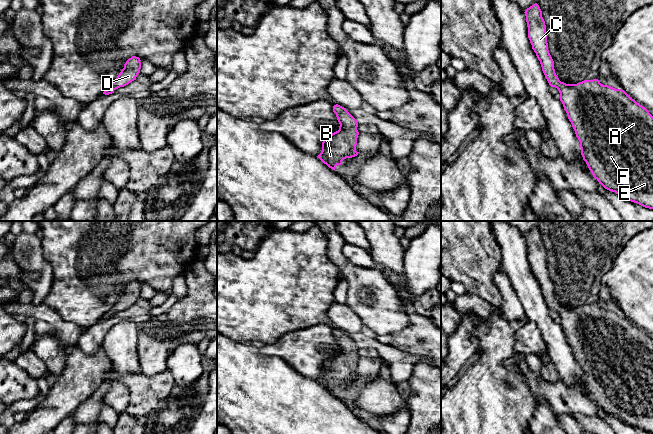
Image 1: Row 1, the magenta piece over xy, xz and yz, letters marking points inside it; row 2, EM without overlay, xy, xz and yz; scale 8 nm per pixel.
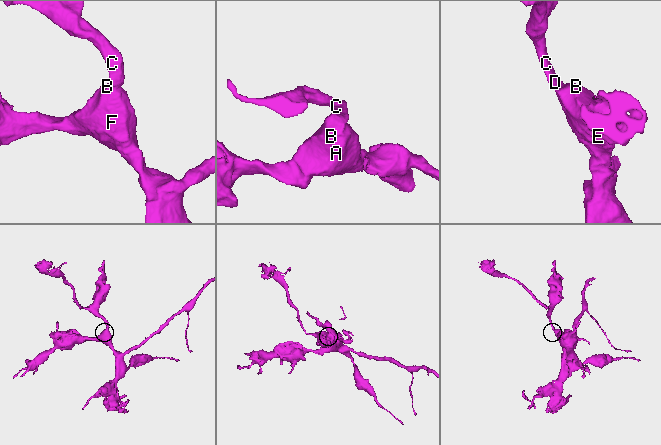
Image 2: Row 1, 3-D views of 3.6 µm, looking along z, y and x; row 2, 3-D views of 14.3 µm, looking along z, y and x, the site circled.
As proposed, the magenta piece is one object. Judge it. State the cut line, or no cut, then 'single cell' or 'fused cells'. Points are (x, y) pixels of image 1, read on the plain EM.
no cut; single cell

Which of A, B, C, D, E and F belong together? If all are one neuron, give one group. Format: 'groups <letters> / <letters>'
groups A B C D E F

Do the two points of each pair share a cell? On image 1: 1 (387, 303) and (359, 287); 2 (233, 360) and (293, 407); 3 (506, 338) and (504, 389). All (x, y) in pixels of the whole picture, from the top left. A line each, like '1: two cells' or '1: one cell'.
1: one cell
2: one cell
3: one cell

